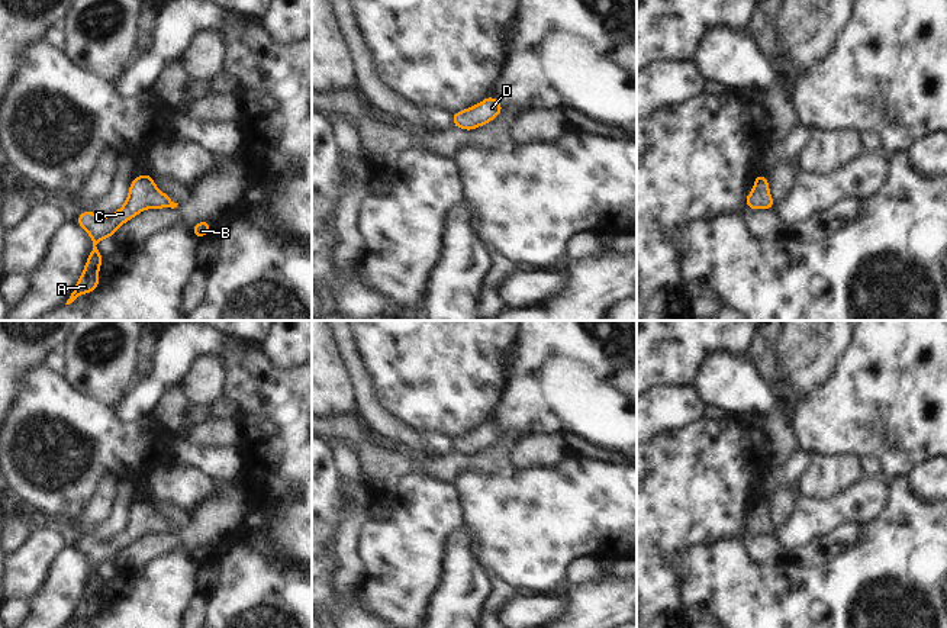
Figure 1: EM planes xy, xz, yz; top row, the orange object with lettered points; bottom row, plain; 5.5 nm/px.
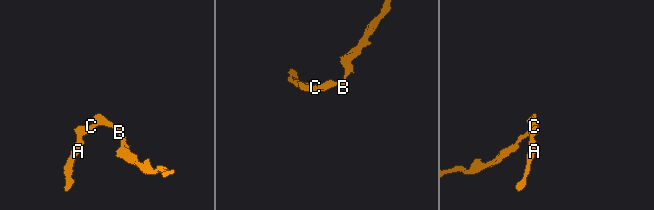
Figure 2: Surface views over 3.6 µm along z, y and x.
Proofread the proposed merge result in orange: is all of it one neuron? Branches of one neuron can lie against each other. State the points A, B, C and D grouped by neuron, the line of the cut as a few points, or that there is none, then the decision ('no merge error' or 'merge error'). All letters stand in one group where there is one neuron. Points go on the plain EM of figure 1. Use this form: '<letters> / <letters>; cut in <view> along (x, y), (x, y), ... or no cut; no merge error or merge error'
A B C D; no cut; no merge error

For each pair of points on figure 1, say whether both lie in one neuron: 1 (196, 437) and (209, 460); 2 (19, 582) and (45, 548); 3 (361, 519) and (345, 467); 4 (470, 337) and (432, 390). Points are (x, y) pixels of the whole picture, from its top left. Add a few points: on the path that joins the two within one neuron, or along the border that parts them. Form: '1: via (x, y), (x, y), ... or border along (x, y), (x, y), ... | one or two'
1: border along (187, 438), (197, 445), (235, 445) | two
2: via (26, 573), (36, 557) | one
3: via (358, 506), (358, 480) | one
4: via (457, 350), (432, 377) | one

